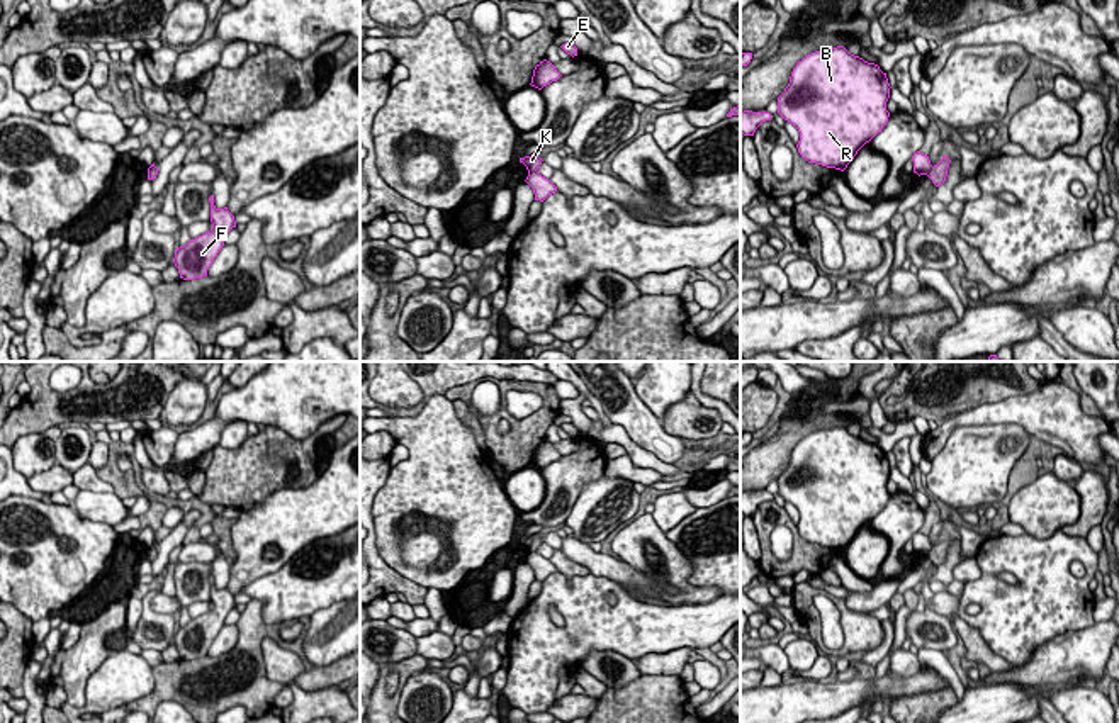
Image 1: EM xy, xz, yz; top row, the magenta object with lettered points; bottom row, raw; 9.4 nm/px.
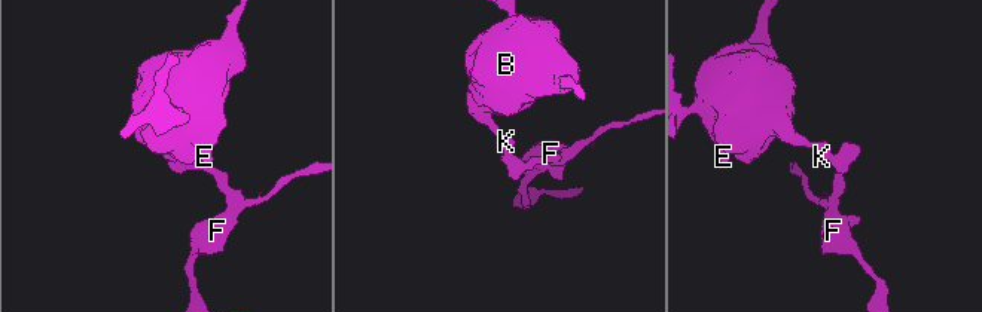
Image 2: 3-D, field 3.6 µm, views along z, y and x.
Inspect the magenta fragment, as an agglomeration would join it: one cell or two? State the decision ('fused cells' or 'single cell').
fused cells

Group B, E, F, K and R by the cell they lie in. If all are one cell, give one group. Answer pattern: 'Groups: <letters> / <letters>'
Groups: B E K R / F

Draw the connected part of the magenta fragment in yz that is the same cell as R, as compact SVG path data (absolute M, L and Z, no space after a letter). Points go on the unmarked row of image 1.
M844 426L820 429L793 448L788 467L778 477L778 494L798 509L801 538L844 552L858 531L886 506L890 468L878 445L851 434Z

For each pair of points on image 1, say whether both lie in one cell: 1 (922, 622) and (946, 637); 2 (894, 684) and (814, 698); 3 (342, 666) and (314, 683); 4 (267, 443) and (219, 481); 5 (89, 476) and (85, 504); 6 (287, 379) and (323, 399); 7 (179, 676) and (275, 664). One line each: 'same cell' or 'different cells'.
1: same cell
2: same cell
3: same cell
4: same cell
5: different cells
6: same cell
7: different cells

